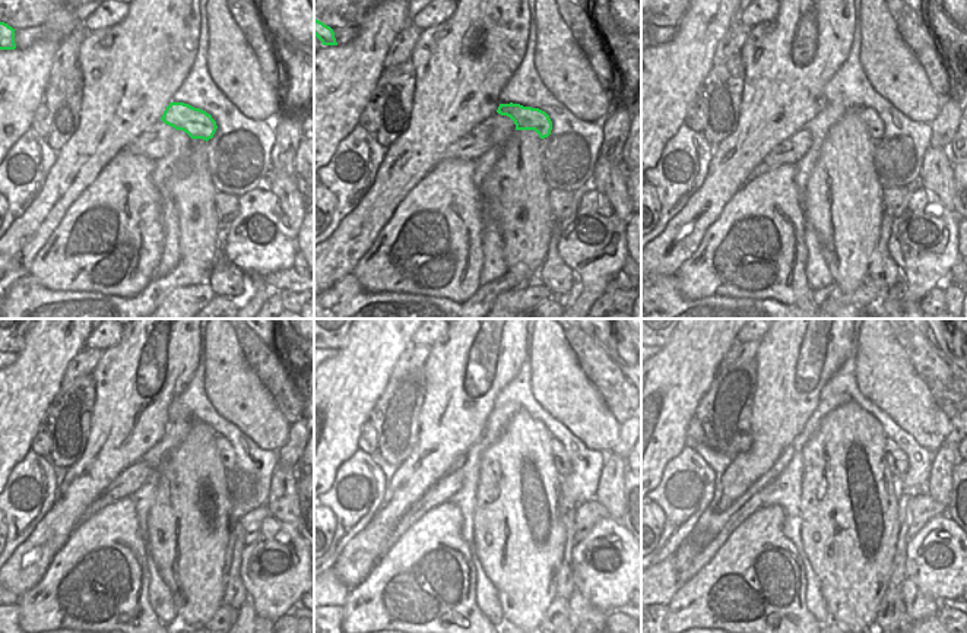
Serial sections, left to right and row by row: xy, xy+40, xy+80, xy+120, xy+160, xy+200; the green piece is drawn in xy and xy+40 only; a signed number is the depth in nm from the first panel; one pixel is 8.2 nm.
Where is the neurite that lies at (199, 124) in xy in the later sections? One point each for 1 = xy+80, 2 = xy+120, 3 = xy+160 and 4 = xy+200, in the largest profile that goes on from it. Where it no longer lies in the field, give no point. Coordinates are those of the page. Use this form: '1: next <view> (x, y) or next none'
1: next xy+80 (874, 123)
2: next xy+120 (227, 455)
3: next xy+160 (563, 465)
4: next xy+200 (897, 461)

